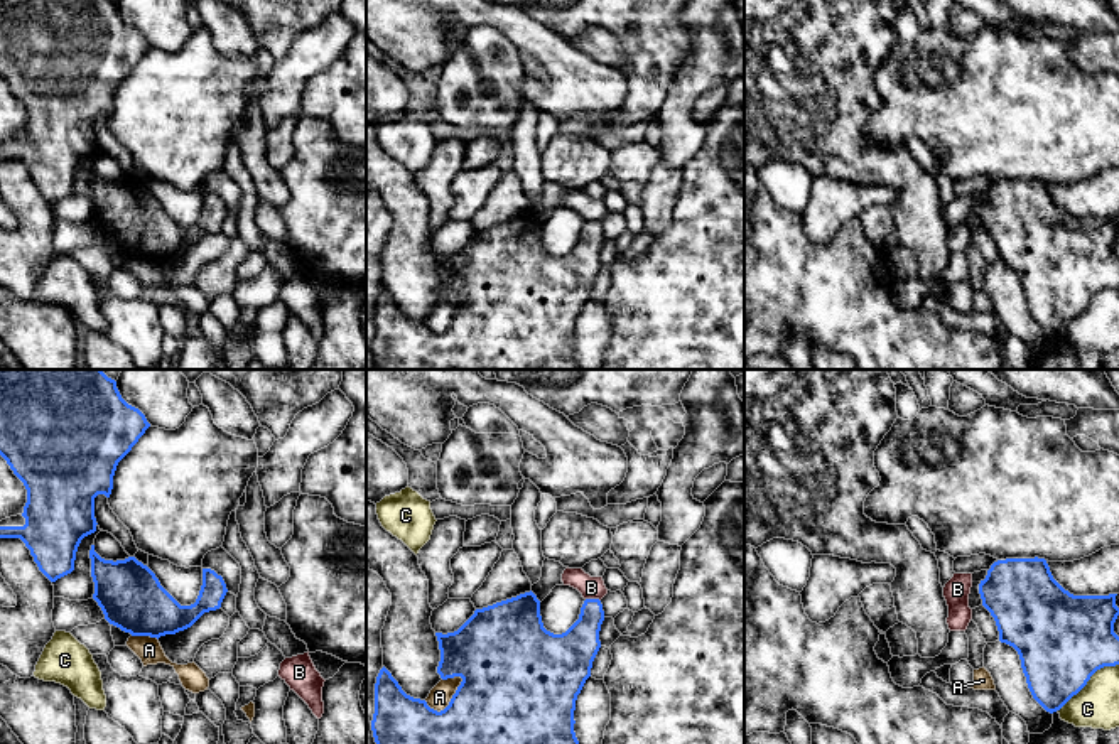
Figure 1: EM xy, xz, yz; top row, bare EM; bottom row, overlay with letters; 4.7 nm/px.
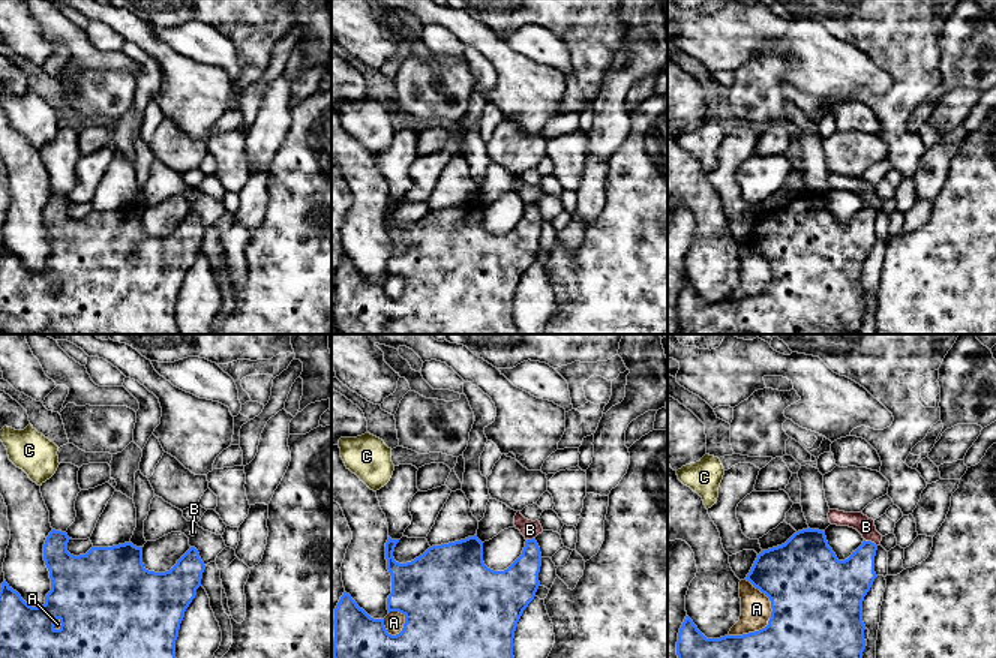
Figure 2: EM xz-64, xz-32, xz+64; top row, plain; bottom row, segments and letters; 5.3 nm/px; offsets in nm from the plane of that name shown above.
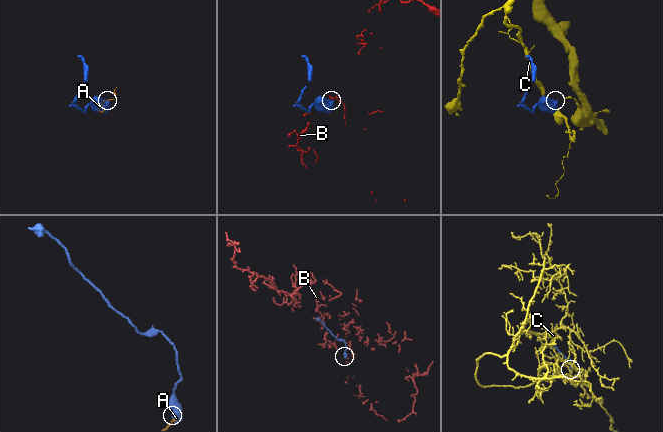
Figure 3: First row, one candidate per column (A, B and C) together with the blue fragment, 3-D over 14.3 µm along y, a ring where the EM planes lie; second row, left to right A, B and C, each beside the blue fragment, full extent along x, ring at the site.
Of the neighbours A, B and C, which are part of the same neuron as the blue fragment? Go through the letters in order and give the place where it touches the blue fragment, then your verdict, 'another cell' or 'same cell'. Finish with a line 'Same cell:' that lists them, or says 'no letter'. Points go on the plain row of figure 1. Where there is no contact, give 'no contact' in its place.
A: xz (449, 326) | another cell
B: xz (593, 221) | another cell
C: yz (1089, 301) | another cell
Same cell: no letter

